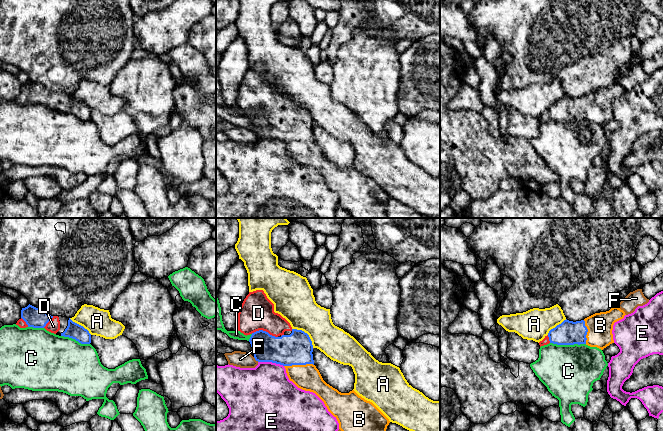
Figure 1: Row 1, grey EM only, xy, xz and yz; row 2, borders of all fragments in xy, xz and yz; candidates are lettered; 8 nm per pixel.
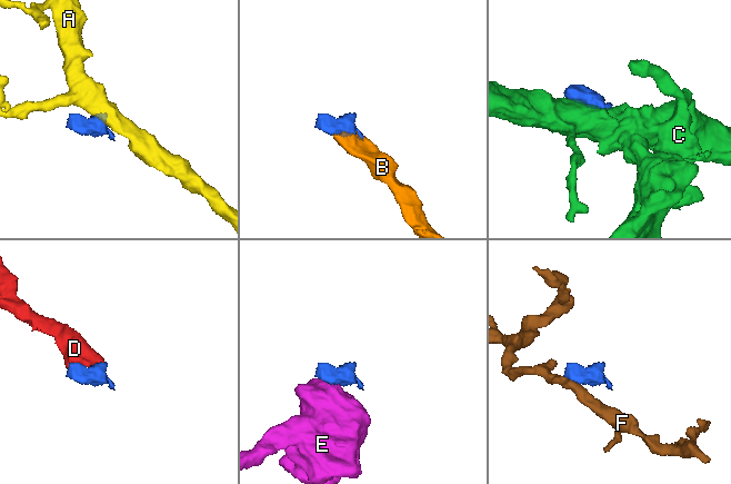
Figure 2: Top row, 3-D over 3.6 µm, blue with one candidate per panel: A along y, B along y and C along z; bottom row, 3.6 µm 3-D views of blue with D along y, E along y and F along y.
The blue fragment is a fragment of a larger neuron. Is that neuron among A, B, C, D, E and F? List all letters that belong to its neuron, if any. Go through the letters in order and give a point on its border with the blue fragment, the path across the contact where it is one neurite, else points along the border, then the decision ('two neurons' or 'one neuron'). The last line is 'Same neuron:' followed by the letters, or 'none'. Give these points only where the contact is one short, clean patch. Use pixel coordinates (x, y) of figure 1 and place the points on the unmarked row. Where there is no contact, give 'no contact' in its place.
A: meets blue in xz at (306, 109); border along xz (292, 104), (303, 106), (308, 111), (313, 123); two neurons
B: meets blue in xz at (298, 140); one neuron
C: meets blue in yz at (568, 120); two neurons
D: meets blue in xz at (264, 107); one neuron
E: meets blue in xz at (271, 137); border along xz (258, 137), (271, 137), (283, 142); two neurons
F: meets blue in xz at (256, 136); border along xz (253, 133), (258, 137); two neurons
Same neuron: B, D

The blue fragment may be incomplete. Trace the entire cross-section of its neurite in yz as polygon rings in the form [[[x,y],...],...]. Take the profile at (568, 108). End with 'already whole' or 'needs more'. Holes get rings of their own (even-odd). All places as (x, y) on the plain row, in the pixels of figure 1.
[[[617,82],[609,87],[595,89],[581,97],[564,96],[551,105],[539,118],[540,123],[549,119],[557,121],[586,120],[601,126],[614,119],[613,101],[625,92],[625,88]]]; needs more

